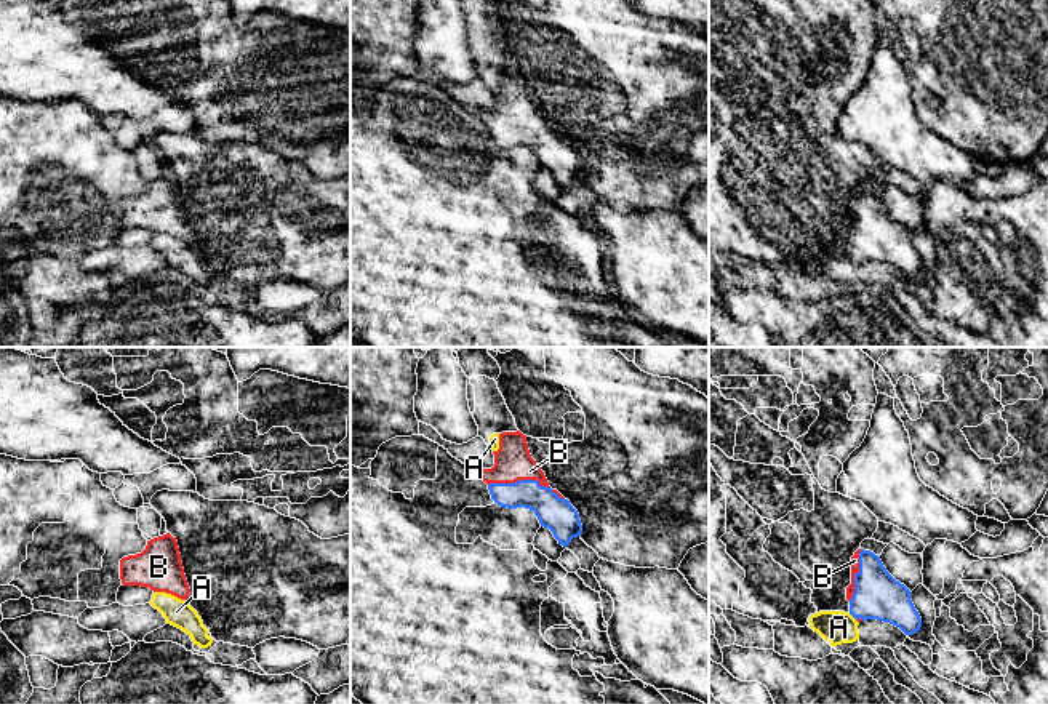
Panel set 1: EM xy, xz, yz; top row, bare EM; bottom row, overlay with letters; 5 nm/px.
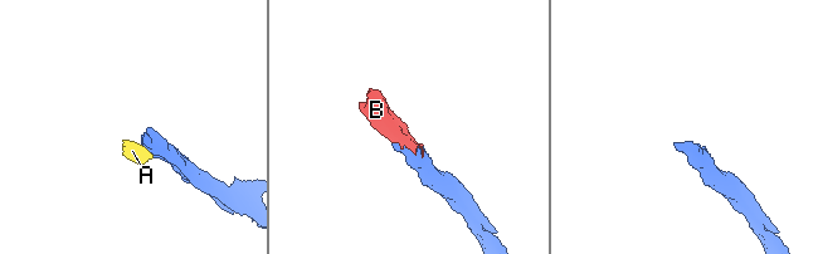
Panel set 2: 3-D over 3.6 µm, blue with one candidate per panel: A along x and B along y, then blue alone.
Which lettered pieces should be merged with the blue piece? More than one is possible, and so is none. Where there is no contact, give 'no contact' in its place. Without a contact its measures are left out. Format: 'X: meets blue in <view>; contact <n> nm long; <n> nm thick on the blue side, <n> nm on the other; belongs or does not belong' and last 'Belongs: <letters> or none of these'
A: meets blue in yz; contact 60 nm long; 240 nm thick on the blue side, 160 nm on the other; does not belong
B: meets blue in xz; contact 400 nm long; 170 nm thick on the blue side, 190 nm on the other; belongs
Belongs: B

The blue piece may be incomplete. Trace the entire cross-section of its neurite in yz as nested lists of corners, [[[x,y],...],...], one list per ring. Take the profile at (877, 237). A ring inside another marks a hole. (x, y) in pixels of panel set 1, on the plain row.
[[[858,190],[850,208],[851,226],[846,229],[846,242],[850,256],[858,264],[890,264],[906,277],[920,272],[922,259],[910,242],[910,232],[886,213],[878,197]]]

